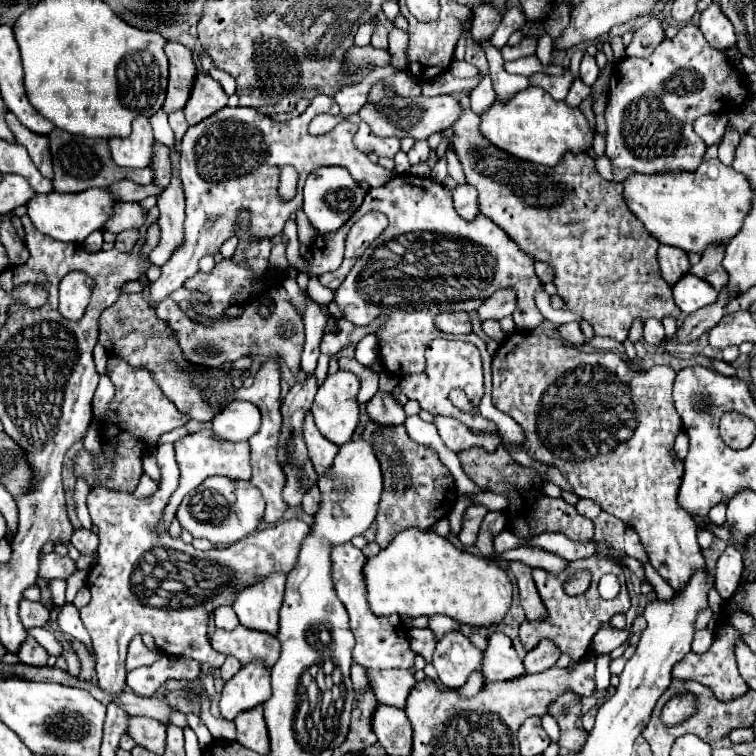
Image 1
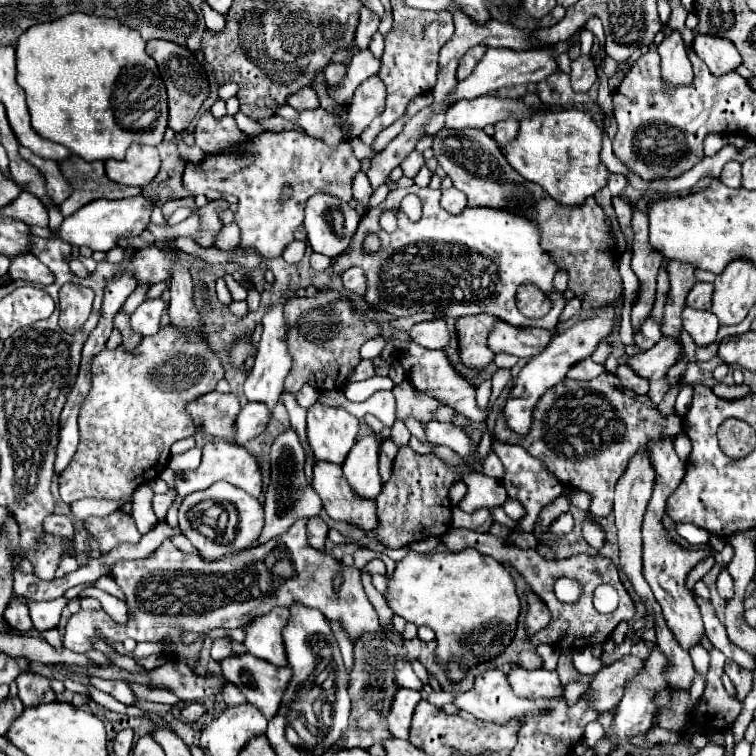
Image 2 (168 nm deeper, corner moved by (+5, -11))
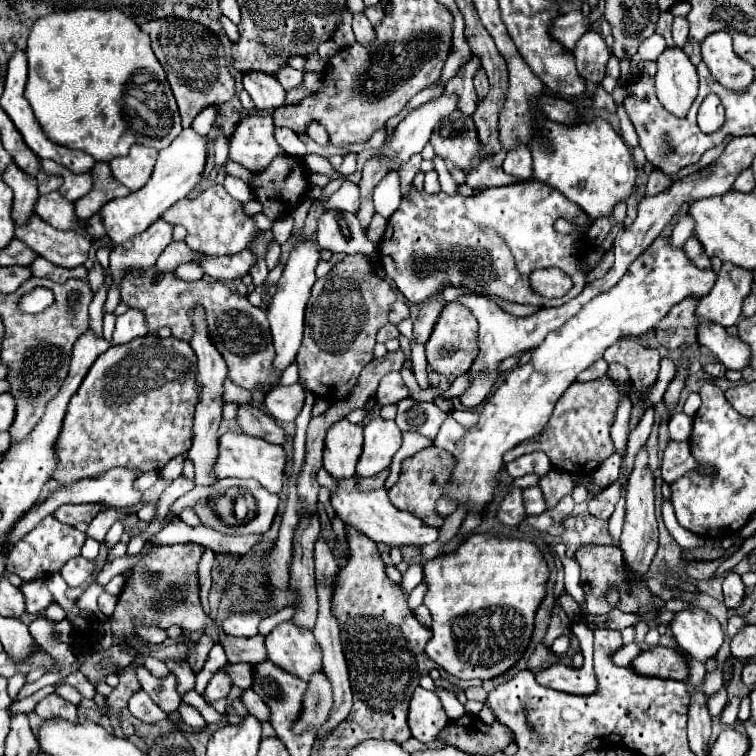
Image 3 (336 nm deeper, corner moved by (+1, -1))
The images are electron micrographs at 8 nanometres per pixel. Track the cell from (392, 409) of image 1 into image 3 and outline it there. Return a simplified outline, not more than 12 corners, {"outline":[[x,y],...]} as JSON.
{"outline":[[389,469],[375,477],[359,477],[363,489],[377,489],[385,485]]}

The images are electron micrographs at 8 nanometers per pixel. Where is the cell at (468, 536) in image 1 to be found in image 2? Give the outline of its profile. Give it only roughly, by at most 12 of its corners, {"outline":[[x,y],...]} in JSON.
{"outline":[[453,507],[453,527],[489,533],[491,509],[465,513]]}

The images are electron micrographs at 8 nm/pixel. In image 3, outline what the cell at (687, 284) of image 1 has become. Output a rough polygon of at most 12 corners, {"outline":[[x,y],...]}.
{"outline":[[719,323],[697,325],[697,341],[727,369],[749,365],[749,349]]}

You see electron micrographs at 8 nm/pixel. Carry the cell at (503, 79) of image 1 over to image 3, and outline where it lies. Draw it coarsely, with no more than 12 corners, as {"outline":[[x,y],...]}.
{"outline":[[519,145],[505,155],[509,175],[531,177],[531,153]]}

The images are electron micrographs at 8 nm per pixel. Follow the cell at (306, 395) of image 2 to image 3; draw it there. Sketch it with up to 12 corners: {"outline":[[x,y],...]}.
{"outline":[[299,383],[273,387],[263,409],[273,419],[293,421],[305,401]]}

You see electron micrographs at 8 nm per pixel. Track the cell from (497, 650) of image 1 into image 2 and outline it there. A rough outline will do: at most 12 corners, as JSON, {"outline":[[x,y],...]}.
{"outline":[[509,671],[519,697],[551,699],[563,695],[557,671]]}

